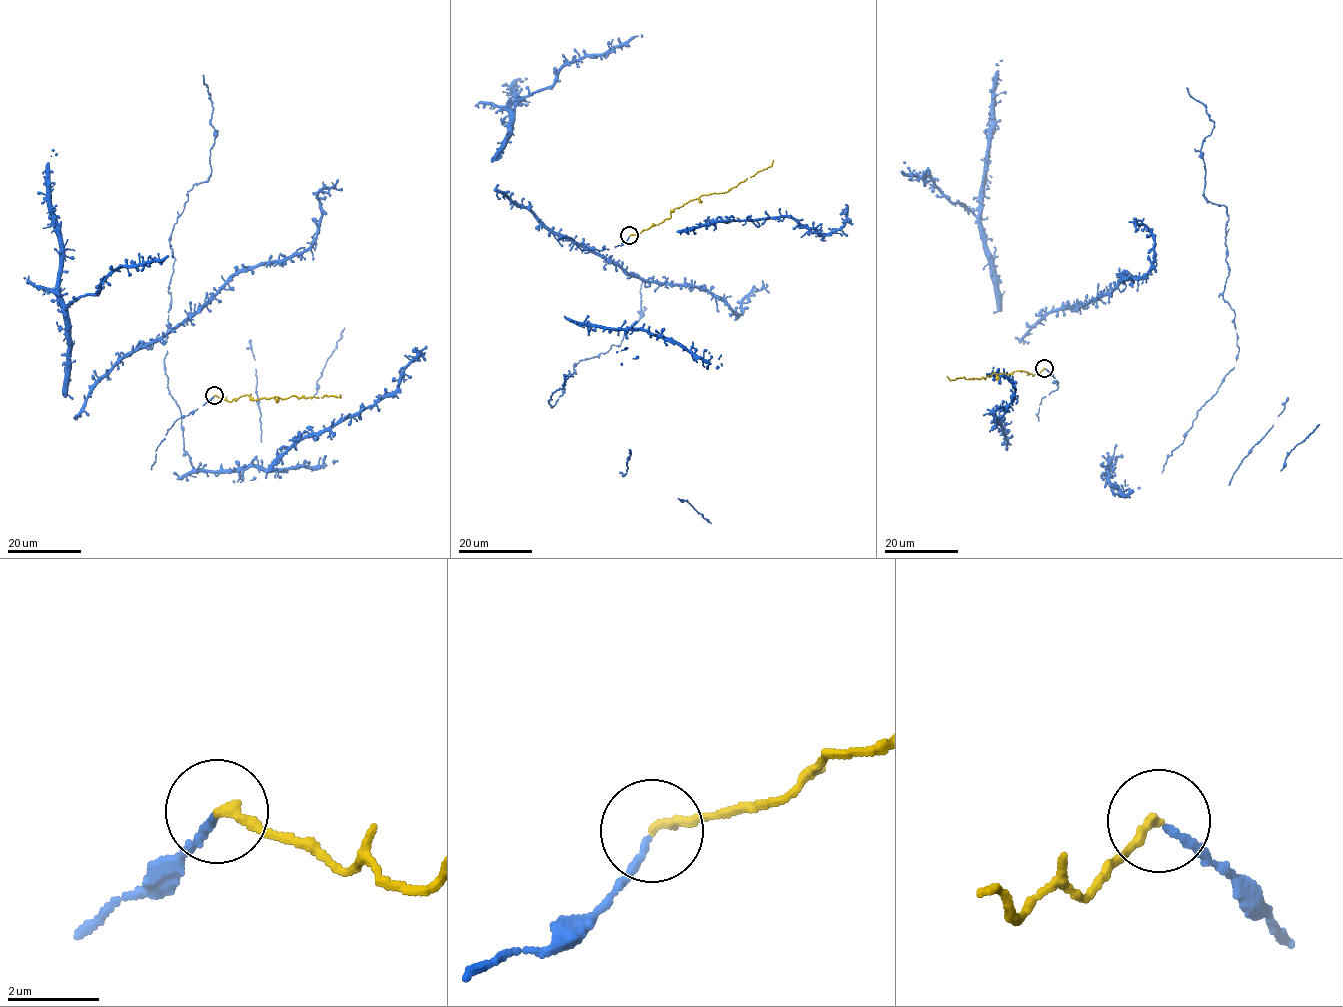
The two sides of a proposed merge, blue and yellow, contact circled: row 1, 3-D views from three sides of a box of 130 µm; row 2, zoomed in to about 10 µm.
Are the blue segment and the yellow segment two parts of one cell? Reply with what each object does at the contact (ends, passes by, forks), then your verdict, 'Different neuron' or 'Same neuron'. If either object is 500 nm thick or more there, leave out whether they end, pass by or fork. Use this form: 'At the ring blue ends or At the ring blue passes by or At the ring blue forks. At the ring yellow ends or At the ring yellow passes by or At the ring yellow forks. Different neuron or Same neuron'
At the ring blue ends. At the ring yellow ends. Same neuron

